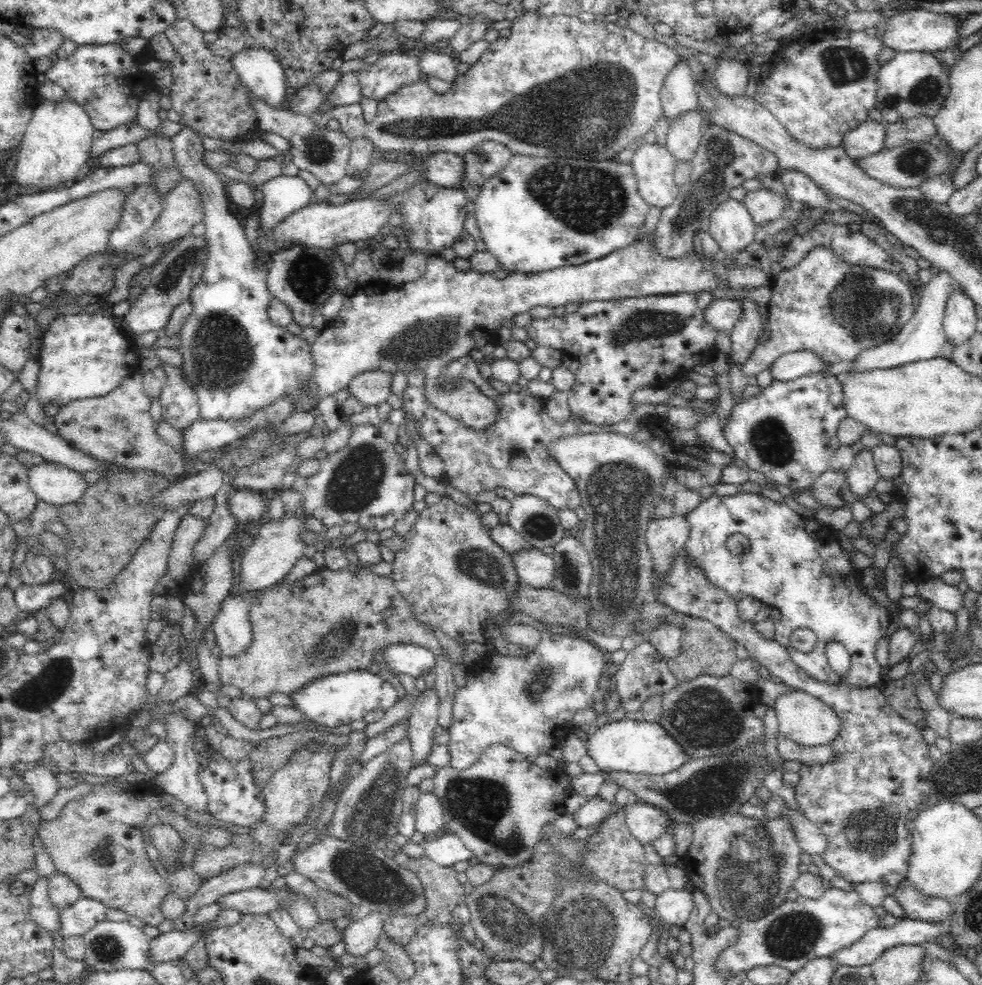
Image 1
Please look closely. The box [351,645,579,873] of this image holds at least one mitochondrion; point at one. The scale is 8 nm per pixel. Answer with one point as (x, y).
(480, 804)

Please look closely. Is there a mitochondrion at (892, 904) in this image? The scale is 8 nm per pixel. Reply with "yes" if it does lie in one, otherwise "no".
no

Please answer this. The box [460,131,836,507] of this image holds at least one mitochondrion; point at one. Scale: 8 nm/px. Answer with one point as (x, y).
(589, 200)

